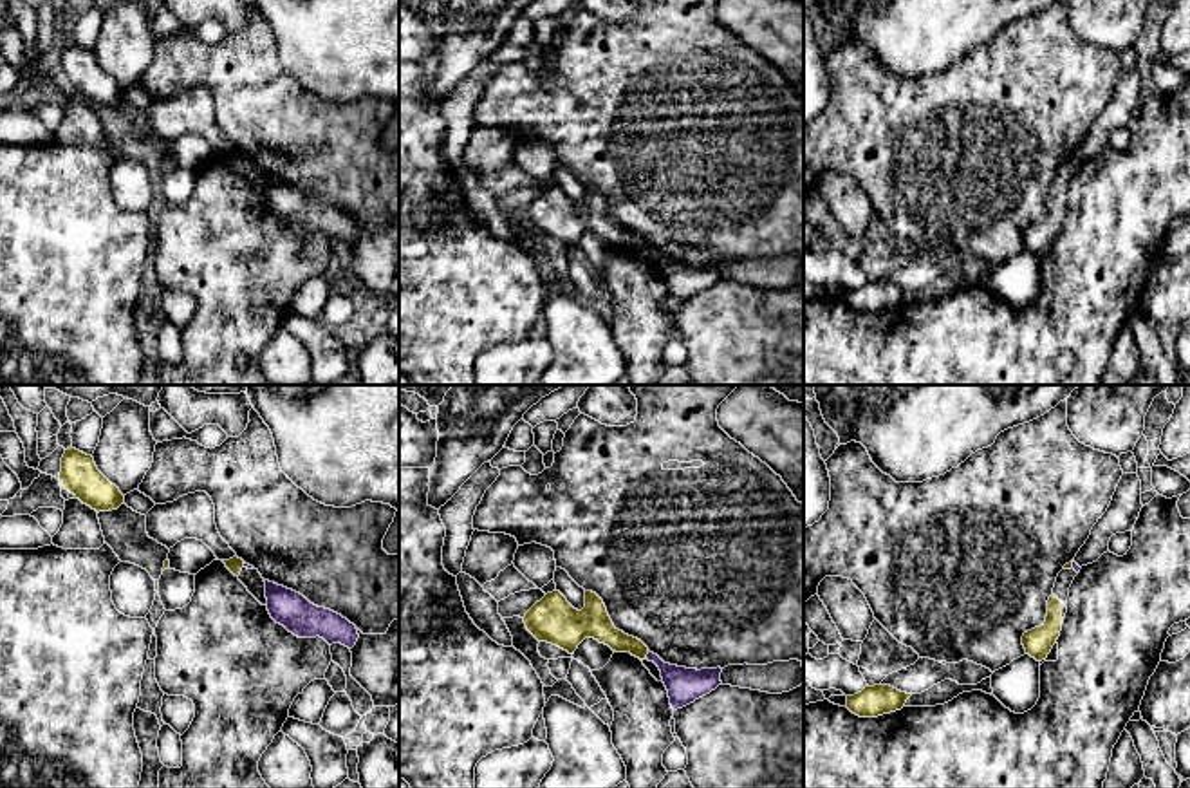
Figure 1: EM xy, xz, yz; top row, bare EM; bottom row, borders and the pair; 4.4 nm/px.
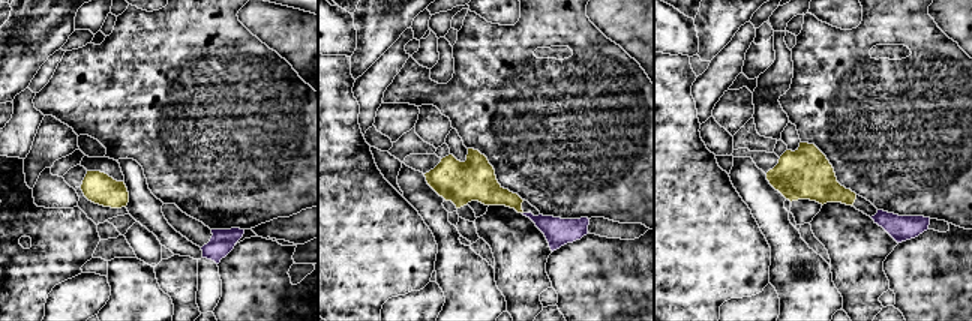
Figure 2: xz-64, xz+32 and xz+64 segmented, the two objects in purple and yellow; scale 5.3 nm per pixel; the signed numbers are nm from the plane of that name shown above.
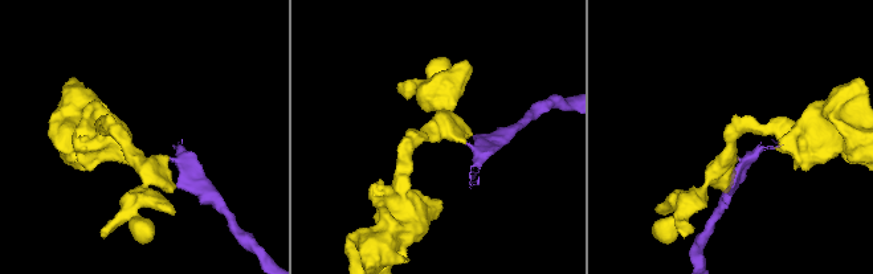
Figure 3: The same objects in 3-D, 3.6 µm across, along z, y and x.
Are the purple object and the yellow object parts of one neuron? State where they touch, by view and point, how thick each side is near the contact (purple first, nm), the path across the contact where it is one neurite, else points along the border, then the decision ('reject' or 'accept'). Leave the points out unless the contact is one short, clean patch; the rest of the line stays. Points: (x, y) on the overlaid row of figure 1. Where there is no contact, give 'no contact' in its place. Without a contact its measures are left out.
xz (647, 655) | 160/120 nm | reject

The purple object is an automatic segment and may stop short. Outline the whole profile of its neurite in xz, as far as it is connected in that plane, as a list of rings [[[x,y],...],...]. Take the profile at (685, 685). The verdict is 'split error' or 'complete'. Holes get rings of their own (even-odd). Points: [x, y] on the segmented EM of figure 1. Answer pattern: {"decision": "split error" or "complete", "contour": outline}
{"decision": "complete", "contour": [[[650,651],[645,660],[654,661],[659,667],[674,710],[693,703],[695,699],[710,694],[719,685],[722,685],[721,667],[701,671],[677,667],[665,663],[657,654]]]}

